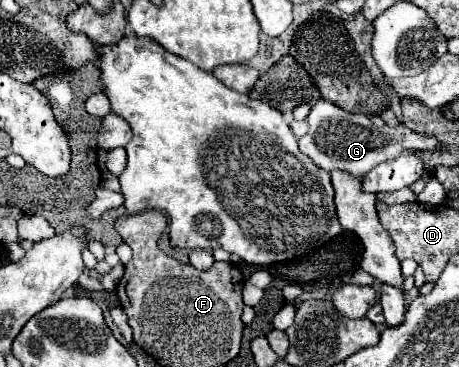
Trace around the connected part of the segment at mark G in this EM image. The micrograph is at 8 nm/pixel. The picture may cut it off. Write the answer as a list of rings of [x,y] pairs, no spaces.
[[[318,100],[312,106],[308,114],[308,124],[310,124],[308,134],[298,140],[300,152],[306,154],[318,168],[324,168],[326,172],[342,170],[356,178],[364,176],[370,168],[374,168],[380,162],[398,158],[402,154],[412,154],[416,150],[436,150],[438,148],[438,142],[432,136],[416,134],[402,124],[394,128],[390,126],[376,128],[366,114],[346,112],[328,100]]]

